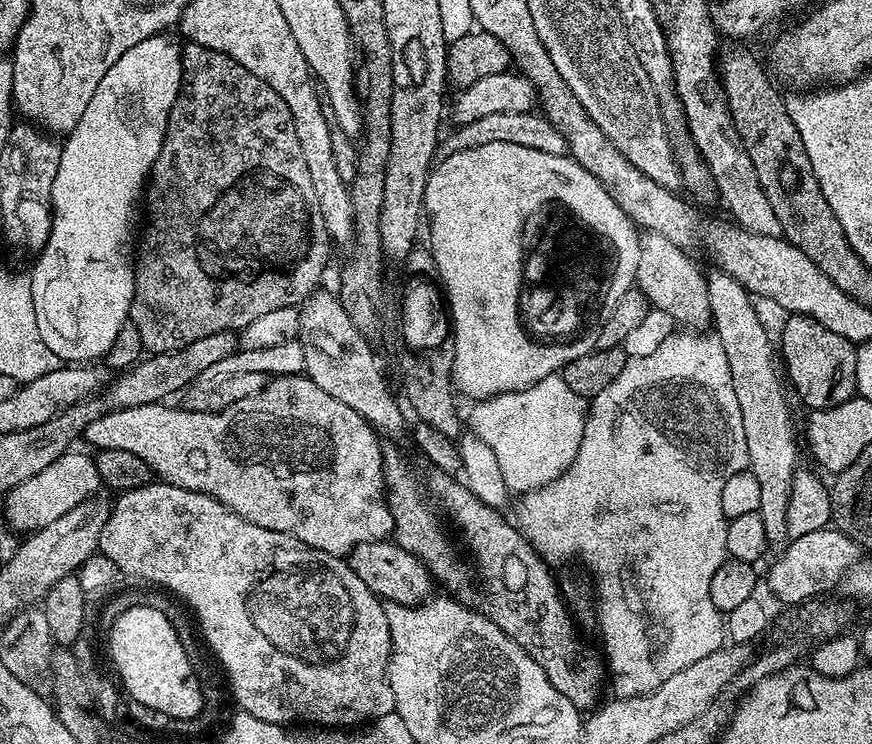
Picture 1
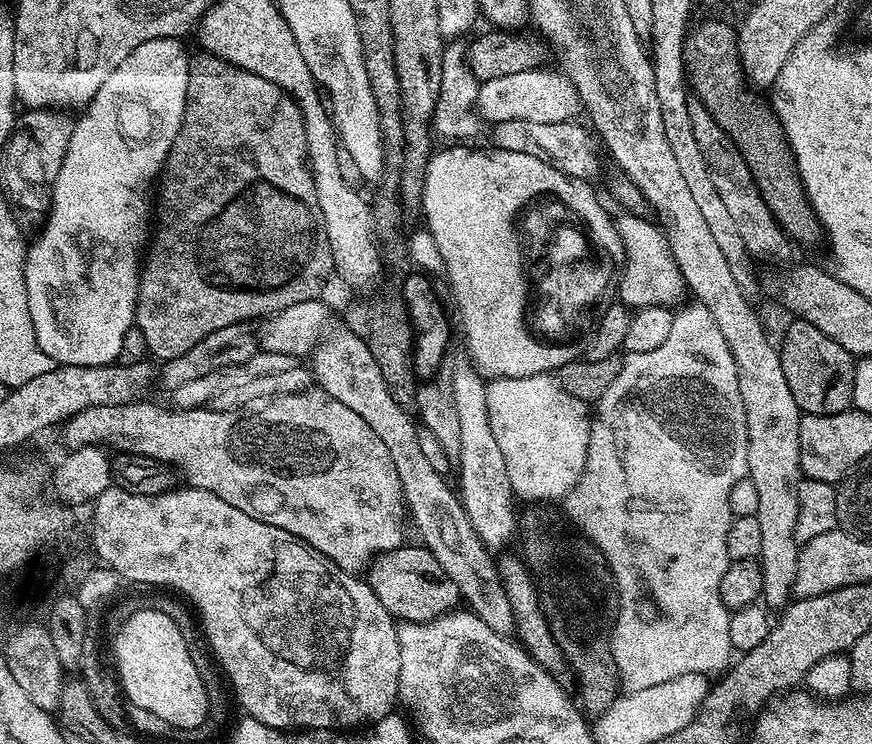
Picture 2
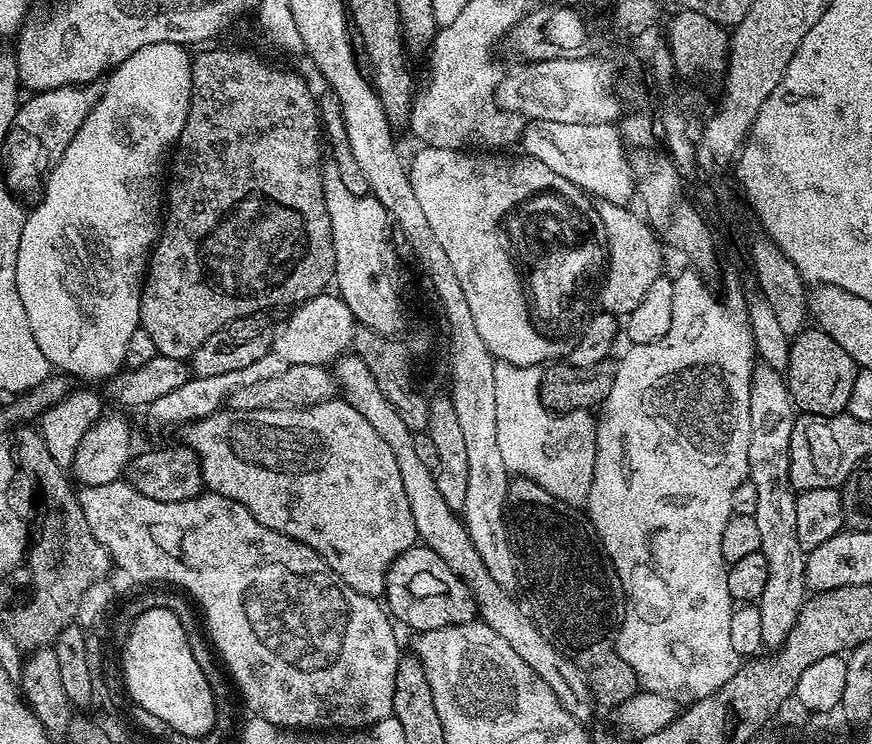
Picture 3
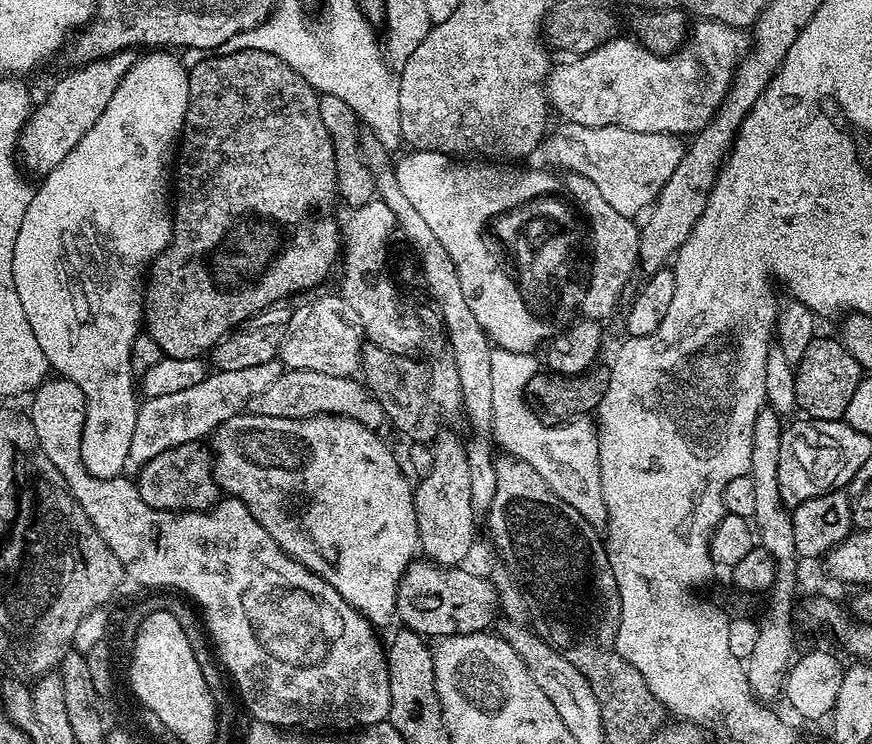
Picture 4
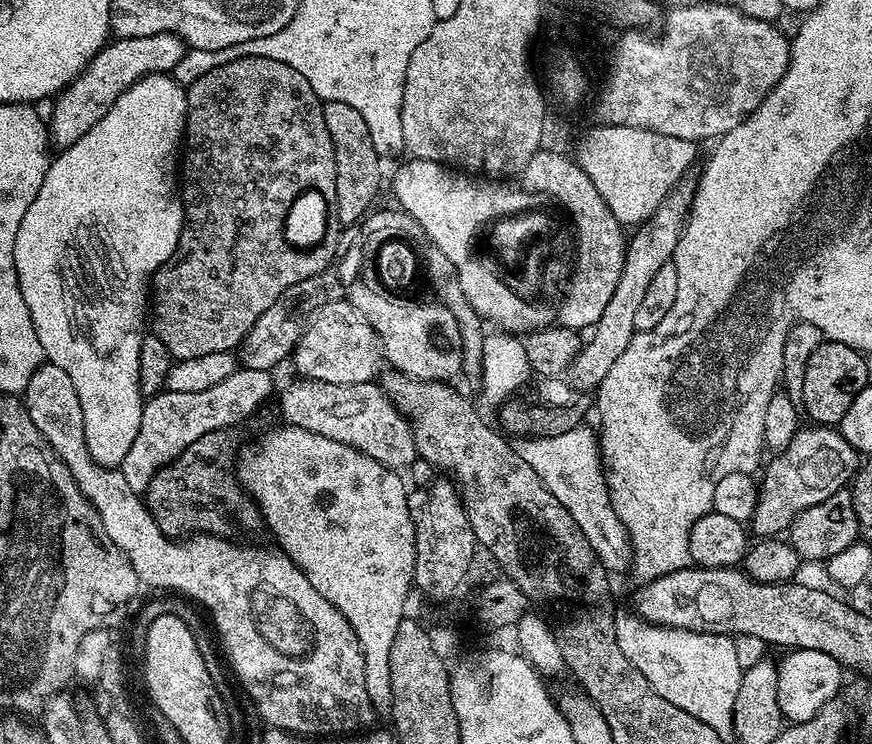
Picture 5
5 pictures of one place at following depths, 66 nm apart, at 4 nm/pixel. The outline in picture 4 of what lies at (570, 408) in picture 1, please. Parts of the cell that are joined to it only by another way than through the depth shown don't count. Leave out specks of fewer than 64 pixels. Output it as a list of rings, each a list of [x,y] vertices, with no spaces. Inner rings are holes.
[[[493,347],[490,354],[490,371],[493,387],[494,414],[492,415],[491,439],[498,445],[501,453],[515,456],[517,460],[526,462],[546,478],[546,486],[562,498],[562,502],[570,502],[586,522],[590,522],[597,530],[608,523],[606,502],[602,502],[602,474],[598,462],[598,434],[596,424],[588,416],[578,416],[563,422],[545,422],[528,407],[526,393],[528,383],[541,371],[542,364],[531,352],[511,352],[505,348]]]

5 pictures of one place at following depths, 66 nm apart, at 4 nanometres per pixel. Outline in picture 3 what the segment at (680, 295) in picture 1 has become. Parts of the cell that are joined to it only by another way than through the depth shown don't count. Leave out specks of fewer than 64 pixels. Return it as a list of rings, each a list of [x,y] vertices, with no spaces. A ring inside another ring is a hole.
[[[596,200],[595,206],[606,241],[606,271],[602,276],[604,286],[598,290],[598,304],[600,300],[599,307],[603,311],[624,318],[634,310],[634,306],[638,306],[638,302],[642,302],[646,290],[650,290],[650,286],[654,286],[656,279],[665,271],[665,249],[651,224],[639,211],[631,212],[631,207],[609,200]]]

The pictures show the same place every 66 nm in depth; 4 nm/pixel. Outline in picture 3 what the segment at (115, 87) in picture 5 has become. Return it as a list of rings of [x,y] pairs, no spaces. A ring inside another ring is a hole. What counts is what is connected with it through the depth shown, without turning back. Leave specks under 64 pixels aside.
[[[96,82],[71,84],[29,95],[17,107],[10,122],[10,130],[2,142],[4,148],[2,178],[8,184],[13,196],[29,202],[28,200],[32,199],[35,201],[43,193],[49,174],[54,170],[54,166],[58,166],[62,154],[66,154],[66,146],[74,142],[74,134],[78,134],[90,110],[94,110],[94,106],[100,100],[101,91],[101,85]]]

